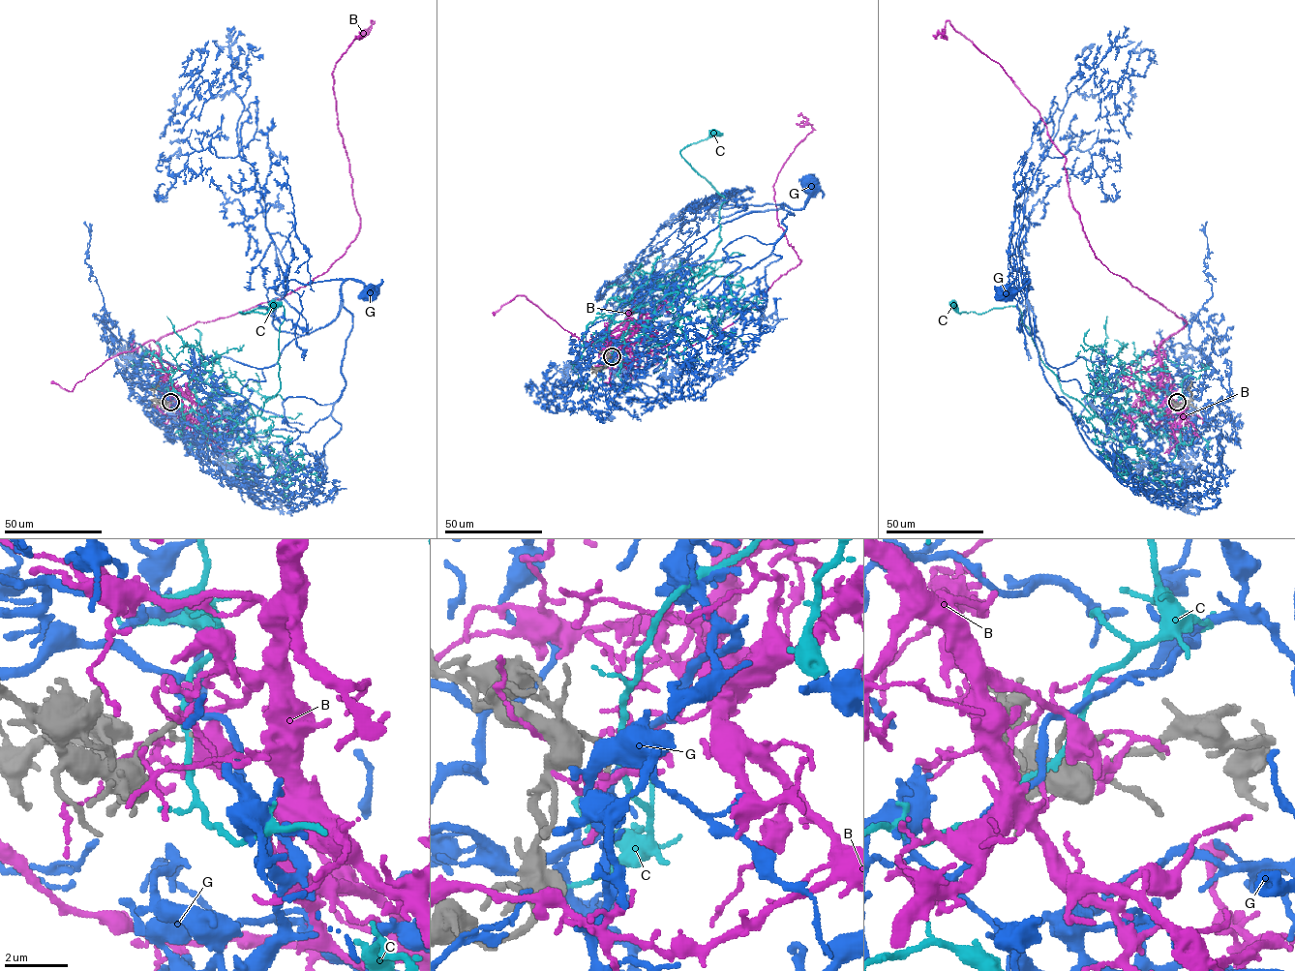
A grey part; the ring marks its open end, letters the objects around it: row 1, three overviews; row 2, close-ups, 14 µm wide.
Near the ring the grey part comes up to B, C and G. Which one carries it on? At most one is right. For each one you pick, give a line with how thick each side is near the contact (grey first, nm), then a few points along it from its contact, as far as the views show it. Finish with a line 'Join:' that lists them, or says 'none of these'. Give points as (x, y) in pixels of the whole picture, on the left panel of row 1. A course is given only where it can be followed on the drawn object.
G: 140/240 nm | via (170, 402), (154, 384), (217, 357), (274, 366), (293, 340), (336, 318), (347, 279), (371, 293)
Join: G

